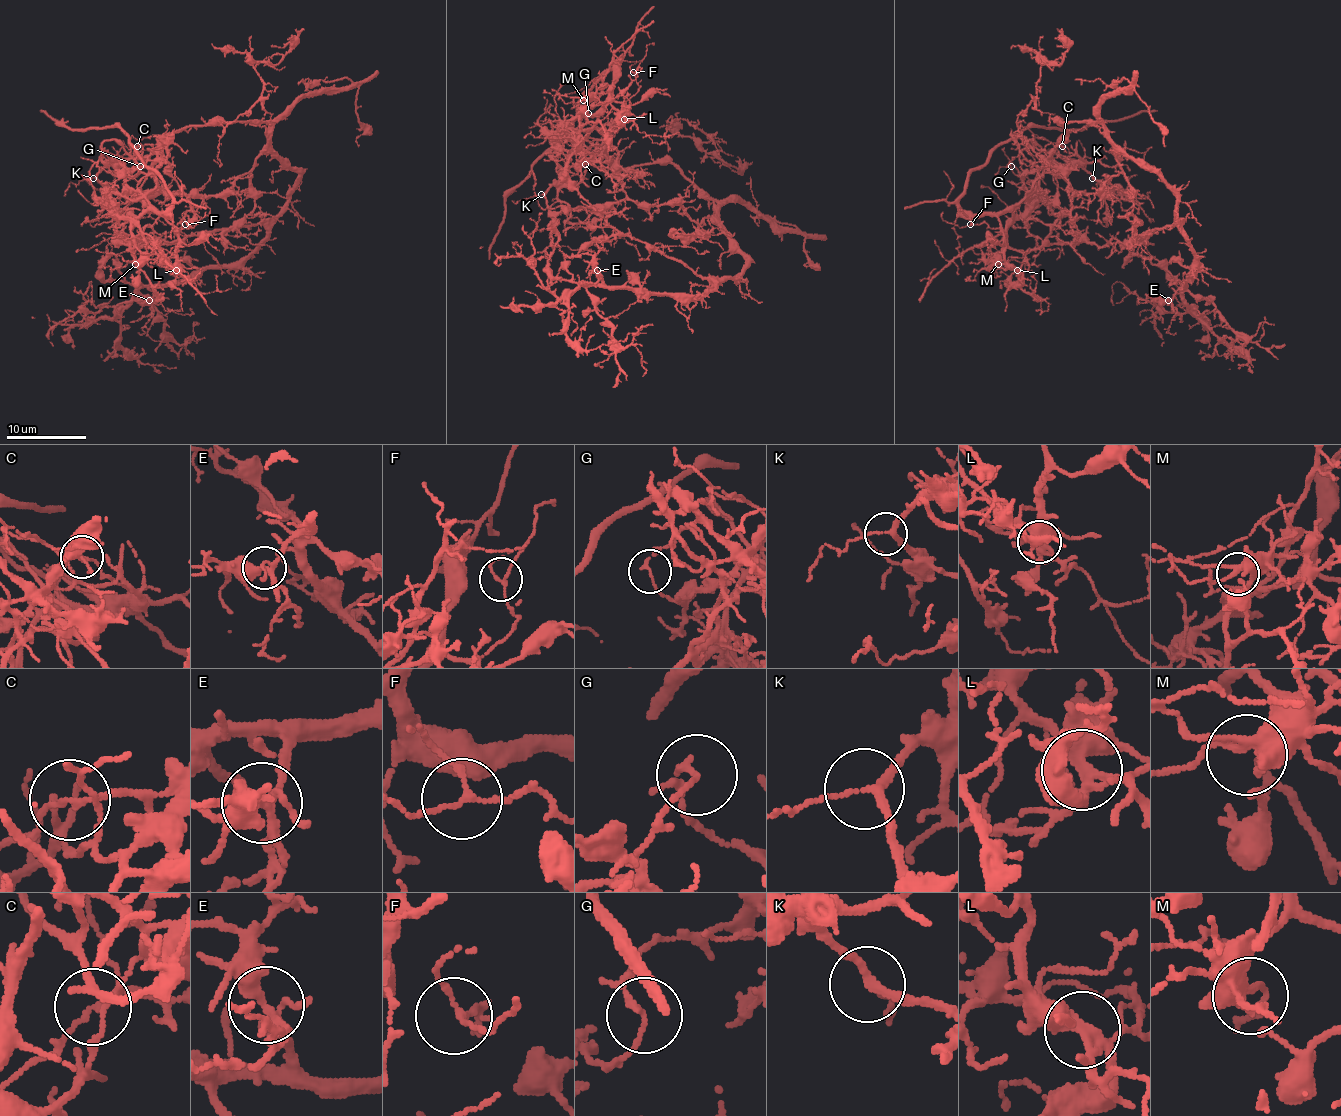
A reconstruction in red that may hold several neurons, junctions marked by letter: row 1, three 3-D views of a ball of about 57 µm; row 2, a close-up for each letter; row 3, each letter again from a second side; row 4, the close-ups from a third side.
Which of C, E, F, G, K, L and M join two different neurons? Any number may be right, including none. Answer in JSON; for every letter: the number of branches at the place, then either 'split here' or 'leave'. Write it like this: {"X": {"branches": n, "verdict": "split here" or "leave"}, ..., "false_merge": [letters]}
{"C": {"branches": 3, "verdict": "split here"}, "E": {"branches": 4, "verdict": "leave"}, "F": {"branches": 3, "verdict": "leave"}, "G": {"branches": 2, "verdict": "split here"}, "K": {"branches": 3, "verdict": "leave"}, "L": {"branches": 4, "verdict": "split here"}, "M": {"branches": 4, "verdict": "leave"}, "false_merge": ["C", "G", "L"]}

